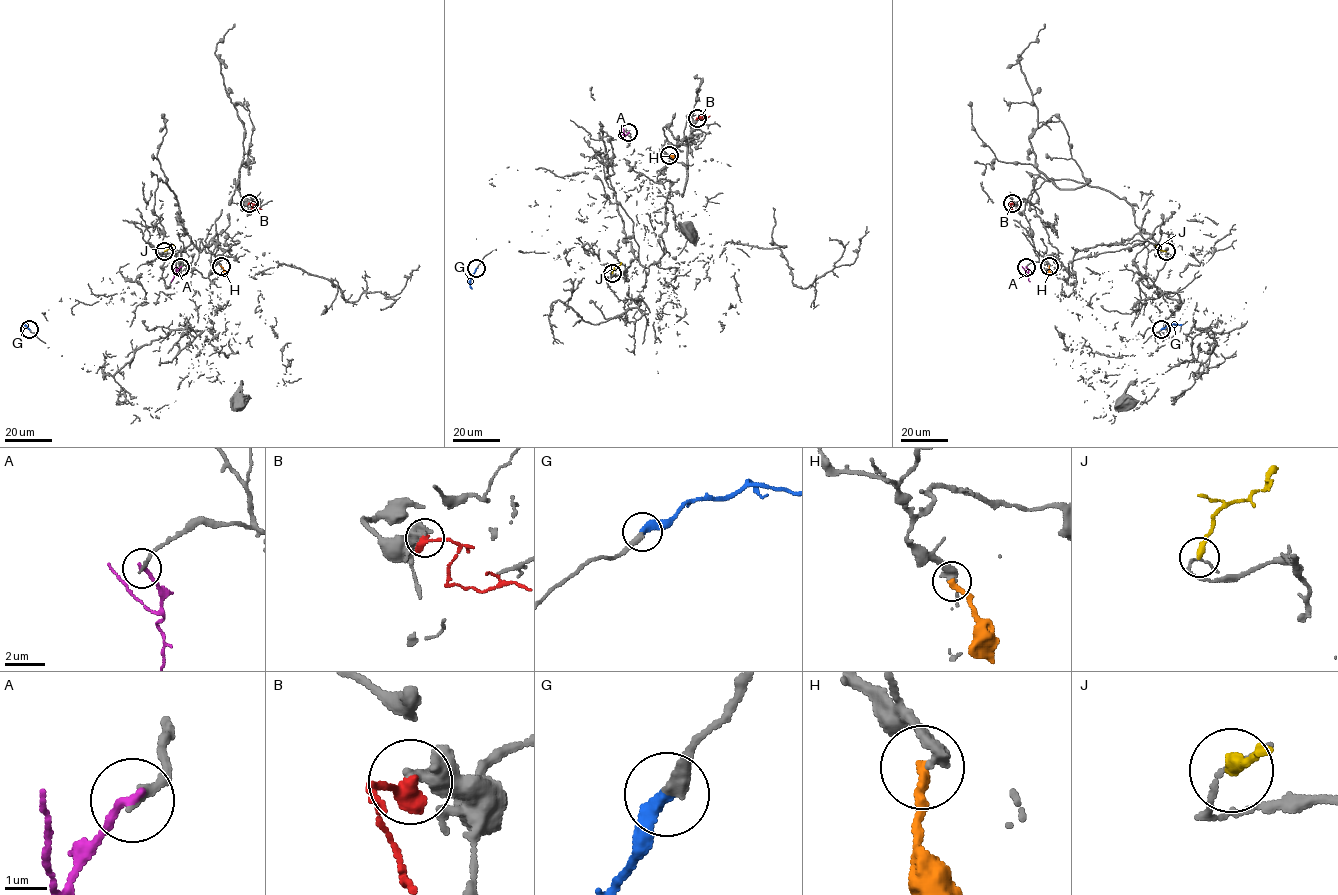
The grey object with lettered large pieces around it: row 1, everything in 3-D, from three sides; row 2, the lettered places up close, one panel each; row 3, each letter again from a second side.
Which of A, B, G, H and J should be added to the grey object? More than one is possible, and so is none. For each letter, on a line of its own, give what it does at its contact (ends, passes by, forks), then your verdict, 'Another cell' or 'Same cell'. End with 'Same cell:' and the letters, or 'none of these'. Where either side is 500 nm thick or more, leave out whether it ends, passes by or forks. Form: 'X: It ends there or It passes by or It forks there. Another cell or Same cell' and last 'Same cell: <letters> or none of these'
A: It ends there. Another cell
B: It ends there. Another cell
G: It ends there. Same cell
H: It ends there. Another cell
J: It ends there. Another cell
Same cell: G

